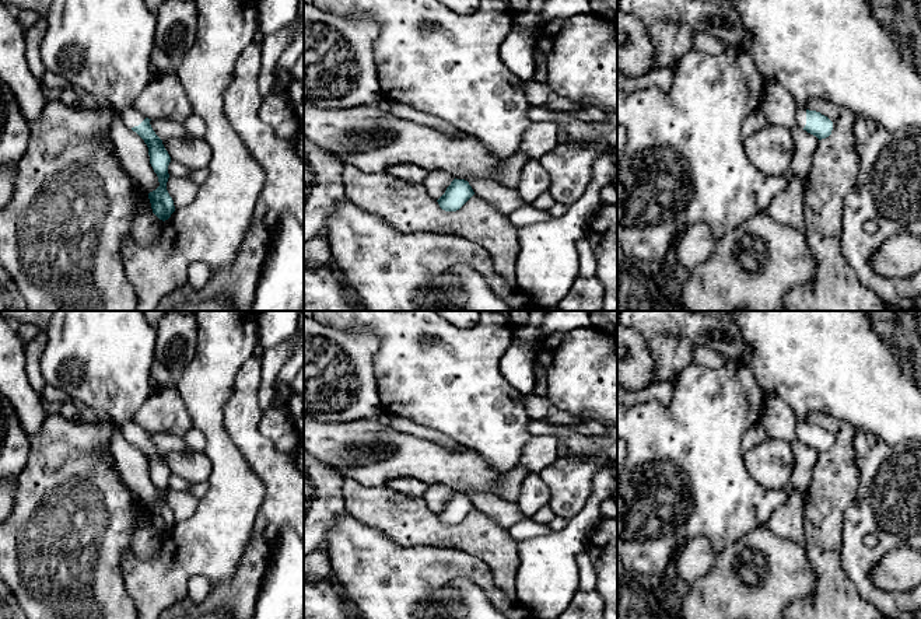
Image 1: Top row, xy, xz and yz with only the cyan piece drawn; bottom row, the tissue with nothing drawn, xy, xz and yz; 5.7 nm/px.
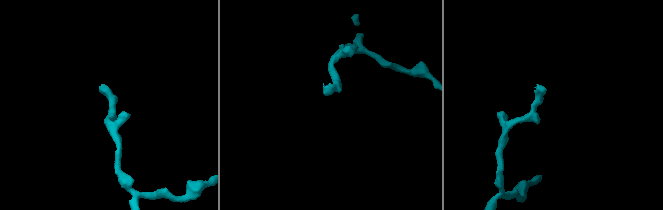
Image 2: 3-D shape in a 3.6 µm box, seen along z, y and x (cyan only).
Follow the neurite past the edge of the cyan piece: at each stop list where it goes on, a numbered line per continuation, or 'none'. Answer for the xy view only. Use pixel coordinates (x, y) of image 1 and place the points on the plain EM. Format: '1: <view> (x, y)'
1: xy (101, 359)

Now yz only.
1: yz (864, 367)

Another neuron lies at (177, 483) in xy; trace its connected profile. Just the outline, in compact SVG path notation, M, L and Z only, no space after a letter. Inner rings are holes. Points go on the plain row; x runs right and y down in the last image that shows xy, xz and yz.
M171 475L168 479L169 490L189 493L192 483L186 482L181 476Z

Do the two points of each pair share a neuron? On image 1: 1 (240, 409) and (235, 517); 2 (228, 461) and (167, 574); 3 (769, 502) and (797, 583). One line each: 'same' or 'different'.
1: different
2: same
3: different

